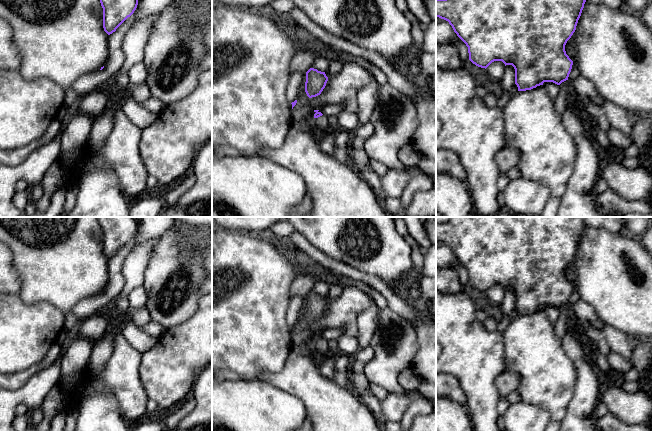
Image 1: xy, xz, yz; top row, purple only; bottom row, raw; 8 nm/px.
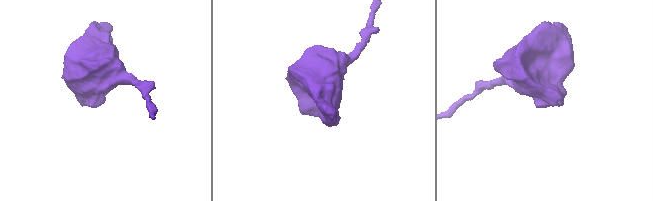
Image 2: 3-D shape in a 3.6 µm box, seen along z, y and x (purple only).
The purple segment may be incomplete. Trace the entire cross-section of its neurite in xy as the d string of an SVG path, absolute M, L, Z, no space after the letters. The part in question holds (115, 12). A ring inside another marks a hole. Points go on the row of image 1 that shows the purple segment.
M100 0L100 3L103 8L103 28L110 35L134 13L138 0Z

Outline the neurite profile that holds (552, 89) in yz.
M544 82L543 83L544 88L546 89L548 95L550 98L555 101L558 94L559 94L559 85L553 83L553 82Z

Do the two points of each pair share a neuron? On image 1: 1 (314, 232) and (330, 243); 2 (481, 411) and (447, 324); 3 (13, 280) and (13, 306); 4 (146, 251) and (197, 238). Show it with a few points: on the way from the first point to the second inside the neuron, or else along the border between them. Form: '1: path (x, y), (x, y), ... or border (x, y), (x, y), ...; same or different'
1: path (318, 232), (326, 239); same
2: path (480, 389), (476, 374), (476, 358), (466, 346); same
3: border (10, 293), (18, 295); different
4: border (159, 237), (144, 271); different

